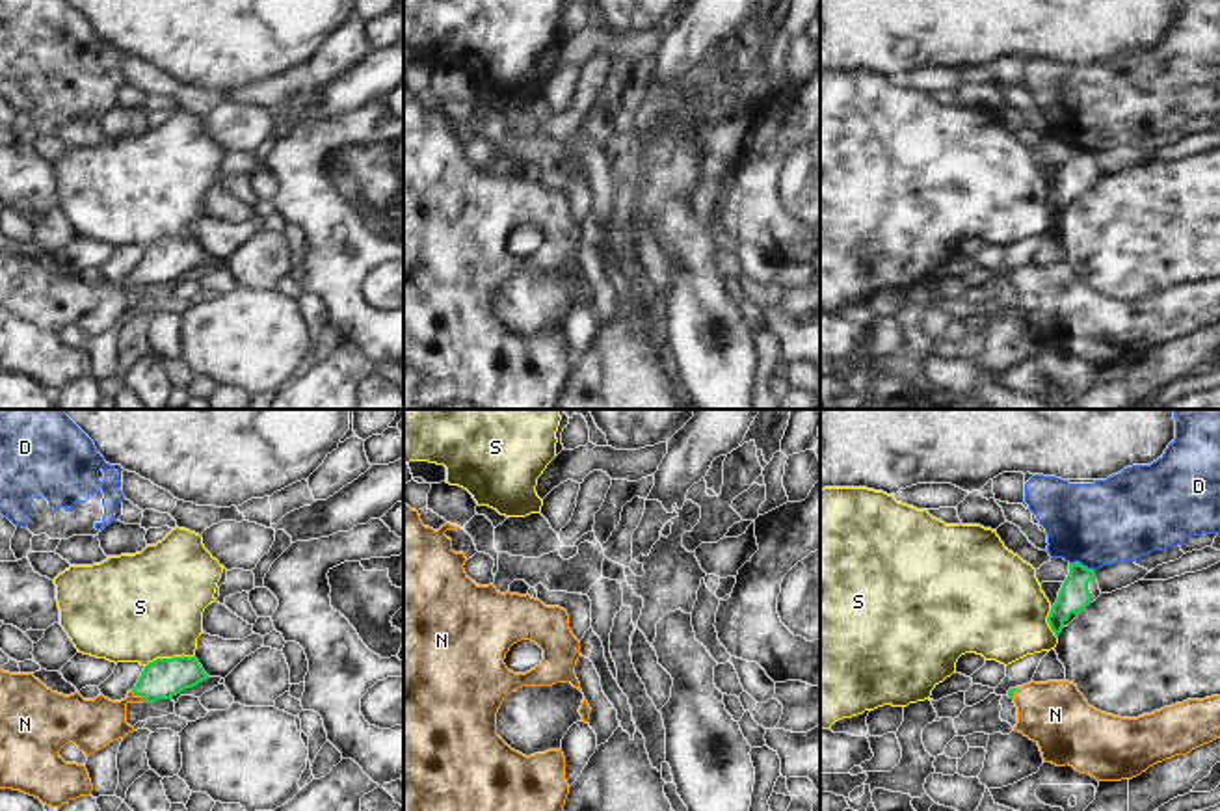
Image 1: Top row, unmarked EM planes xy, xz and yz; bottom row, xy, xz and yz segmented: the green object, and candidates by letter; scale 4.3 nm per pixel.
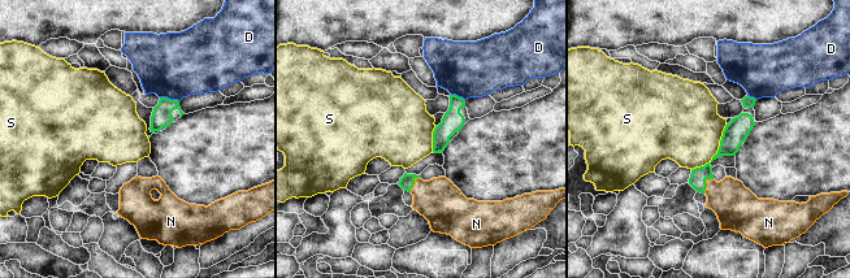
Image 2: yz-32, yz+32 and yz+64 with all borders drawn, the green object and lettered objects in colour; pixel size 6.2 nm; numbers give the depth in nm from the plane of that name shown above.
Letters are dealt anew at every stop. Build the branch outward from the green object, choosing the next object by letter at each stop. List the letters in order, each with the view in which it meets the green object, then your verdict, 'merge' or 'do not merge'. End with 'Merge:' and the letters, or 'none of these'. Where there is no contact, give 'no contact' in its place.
D: yz | do not merge
N: xy | merge
S: xy | do not merge
Merge: N

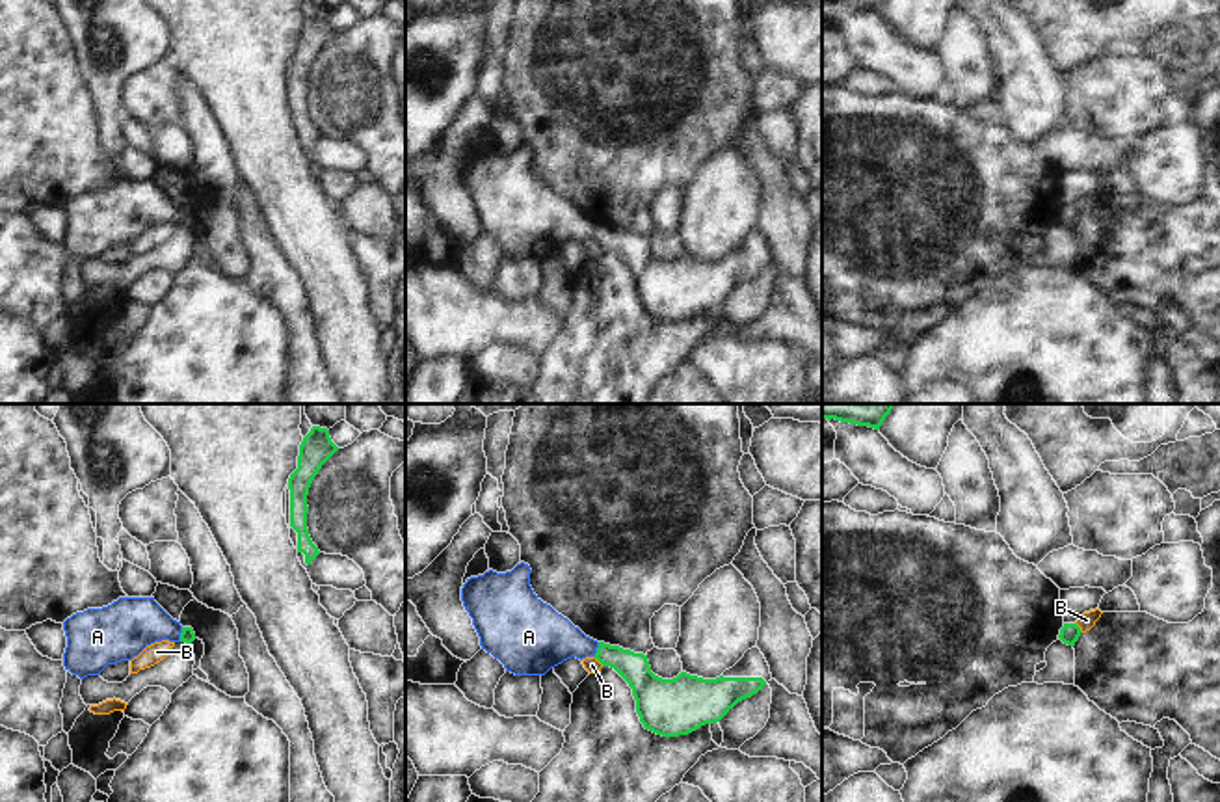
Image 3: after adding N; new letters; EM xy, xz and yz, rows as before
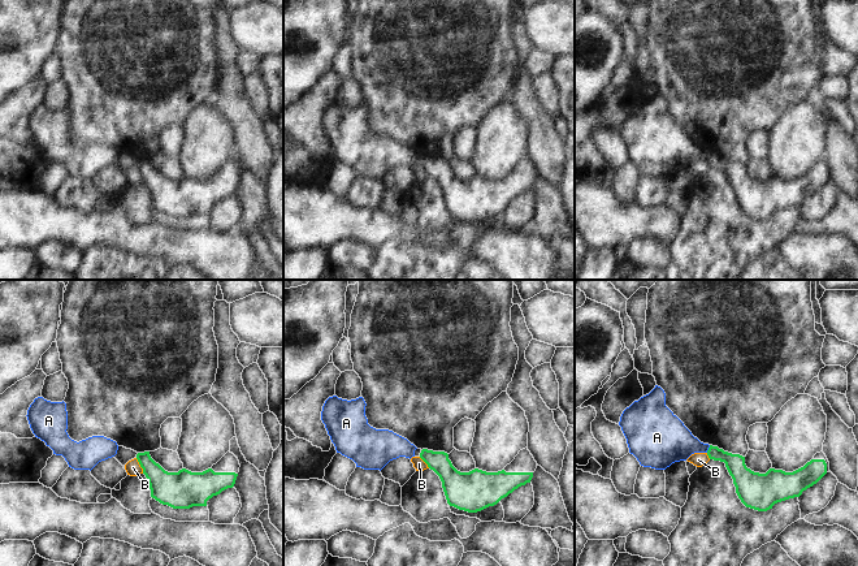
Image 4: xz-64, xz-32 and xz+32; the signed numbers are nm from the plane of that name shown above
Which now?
A: xz | merge
B: yz | do not merge
Merge: A

